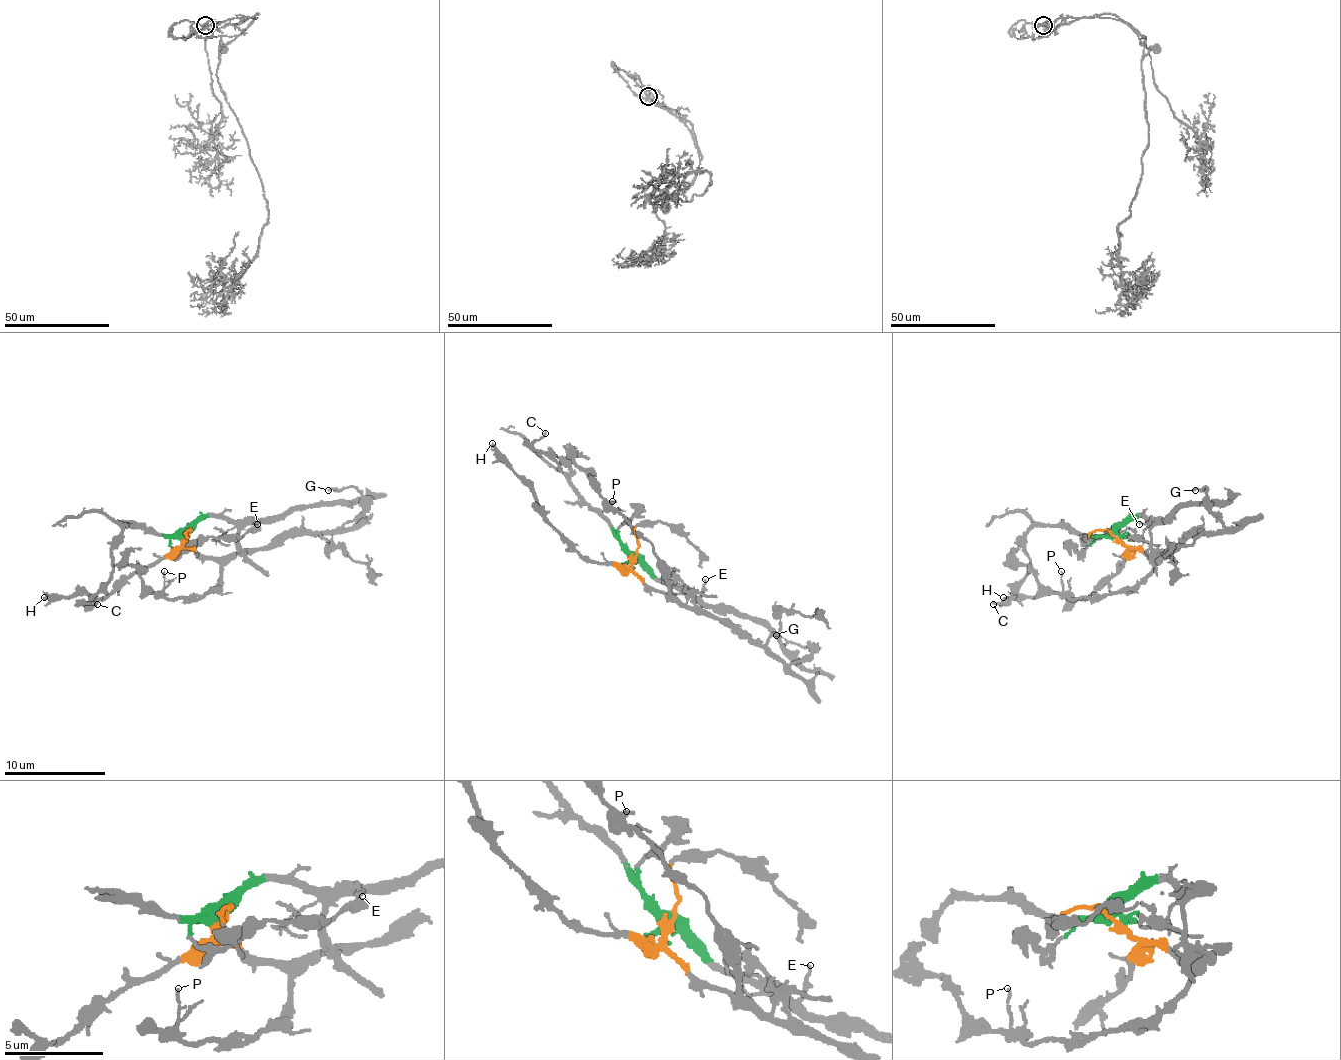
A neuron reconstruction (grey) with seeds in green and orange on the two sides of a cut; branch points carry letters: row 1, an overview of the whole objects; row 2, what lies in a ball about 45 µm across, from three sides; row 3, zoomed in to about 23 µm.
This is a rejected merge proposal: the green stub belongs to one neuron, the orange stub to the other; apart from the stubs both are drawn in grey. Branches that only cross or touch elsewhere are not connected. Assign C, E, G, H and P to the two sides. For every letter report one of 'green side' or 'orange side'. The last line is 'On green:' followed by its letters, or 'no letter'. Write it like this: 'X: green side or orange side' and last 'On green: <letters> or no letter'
C: green side
E: green side
G: orange side
H: orange side
P: orange side
On green: C, E

